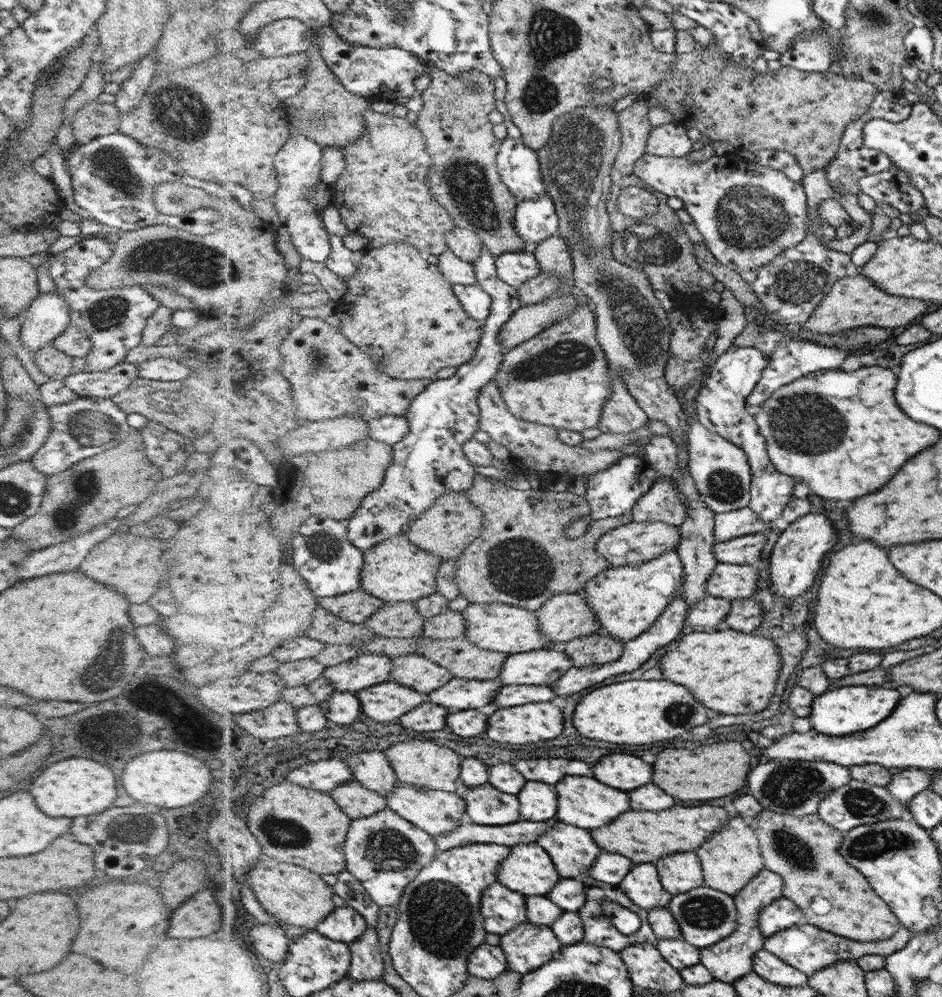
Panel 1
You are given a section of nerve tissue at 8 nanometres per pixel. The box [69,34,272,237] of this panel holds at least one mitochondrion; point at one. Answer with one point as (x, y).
(177, 111)

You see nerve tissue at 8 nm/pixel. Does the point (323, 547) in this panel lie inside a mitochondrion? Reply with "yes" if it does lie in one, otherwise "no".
yes

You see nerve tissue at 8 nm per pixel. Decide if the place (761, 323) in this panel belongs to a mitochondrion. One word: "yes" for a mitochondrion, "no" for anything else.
no

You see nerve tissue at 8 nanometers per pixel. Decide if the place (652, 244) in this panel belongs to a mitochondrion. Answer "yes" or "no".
yes

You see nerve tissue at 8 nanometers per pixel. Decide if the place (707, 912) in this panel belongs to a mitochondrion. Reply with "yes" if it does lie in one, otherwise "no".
yes

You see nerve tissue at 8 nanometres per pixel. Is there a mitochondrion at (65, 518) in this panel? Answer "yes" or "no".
yes

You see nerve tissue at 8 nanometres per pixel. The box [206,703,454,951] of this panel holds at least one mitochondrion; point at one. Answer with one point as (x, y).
(389, 850)

